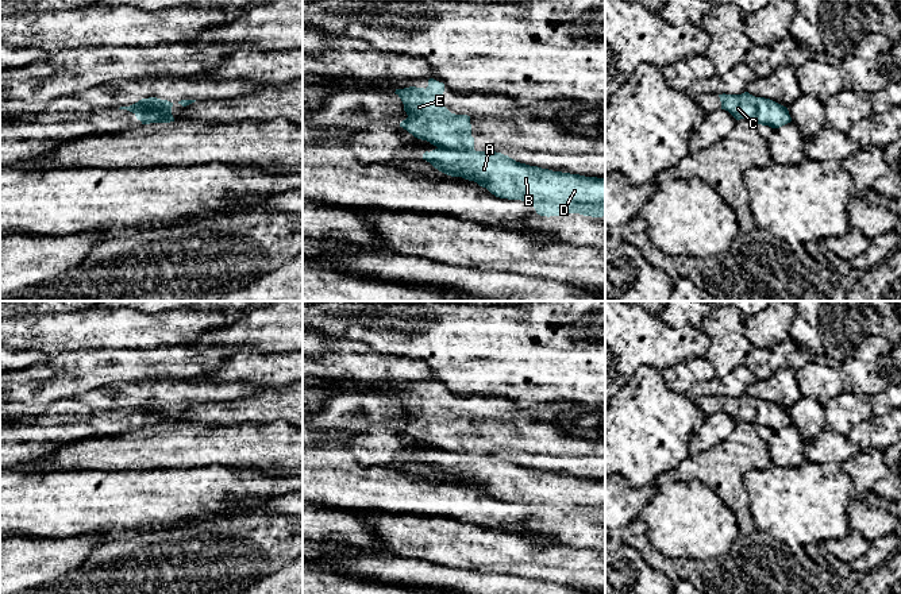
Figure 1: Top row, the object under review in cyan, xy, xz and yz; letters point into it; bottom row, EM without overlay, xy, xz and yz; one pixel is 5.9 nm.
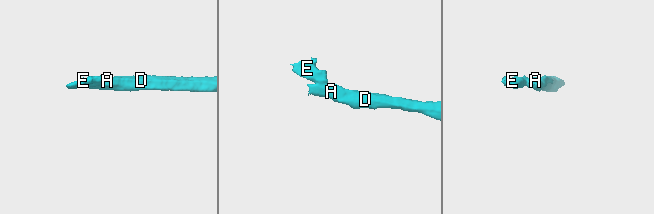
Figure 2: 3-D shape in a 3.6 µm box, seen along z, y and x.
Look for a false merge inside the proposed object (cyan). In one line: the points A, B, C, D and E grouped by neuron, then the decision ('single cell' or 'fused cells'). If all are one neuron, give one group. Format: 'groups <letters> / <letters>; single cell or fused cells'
groups A B D / C E; fused cells

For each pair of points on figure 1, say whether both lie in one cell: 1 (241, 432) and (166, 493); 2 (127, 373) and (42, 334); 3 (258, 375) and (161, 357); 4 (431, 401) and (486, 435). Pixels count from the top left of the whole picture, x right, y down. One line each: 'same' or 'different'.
1: different
2: different
3: different
4: same

